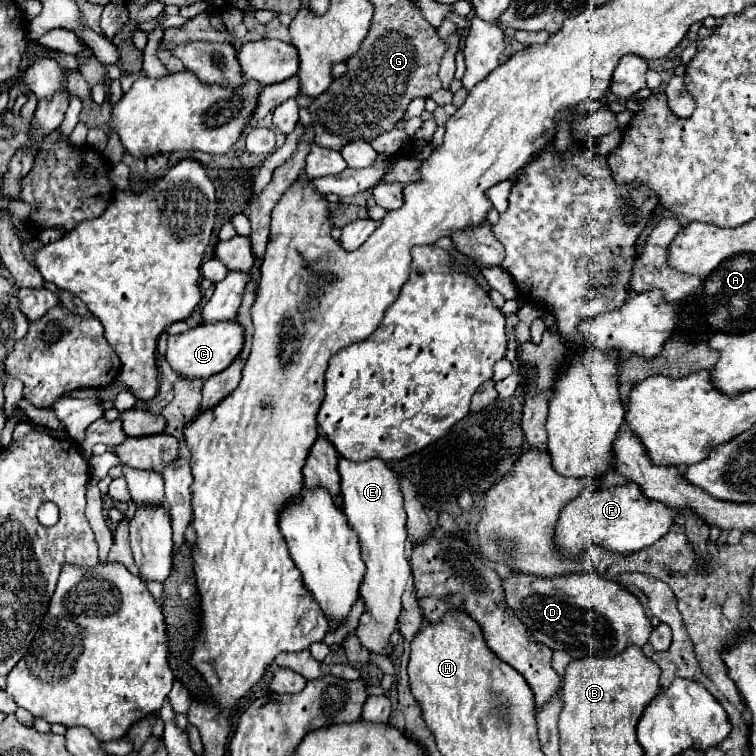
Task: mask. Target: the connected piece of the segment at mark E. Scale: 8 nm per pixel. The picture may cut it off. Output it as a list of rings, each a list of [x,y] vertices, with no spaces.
[[[339,459],[341,491],[343,491],[343,513],[357,531],[361,541],[361,557],[365,561],[365,575],[359,587],[359,597],[365,601],[365,611],[359,617],[357,637],[373,653],[387,655],[389,635],[397,631],[399,613],[403,609],[401,595],[411,577],[411,565],[405,555],[407,531],[405,531],[405,509],[399,491],[399,477],[381,461],[369,459],[363,463]]]

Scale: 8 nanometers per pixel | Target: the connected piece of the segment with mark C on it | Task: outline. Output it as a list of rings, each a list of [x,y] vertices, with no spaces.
[[[215,321],[203,323],[185,333],[171,335],[167,343],[167,363],[181,373],[185,379],[207,379],[223,369],[227,369],[235,357],[241,353],[245,343],[245,327],[237,321]]]

